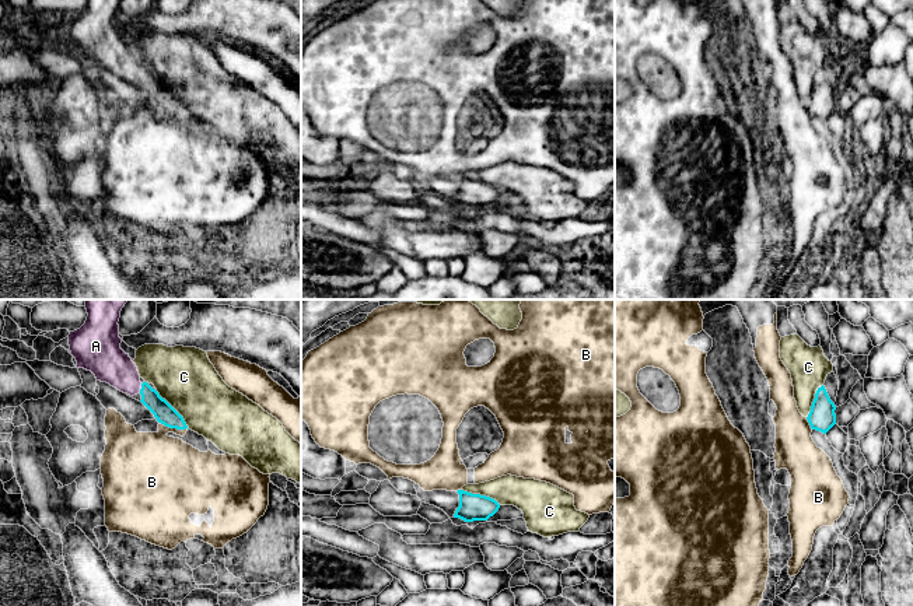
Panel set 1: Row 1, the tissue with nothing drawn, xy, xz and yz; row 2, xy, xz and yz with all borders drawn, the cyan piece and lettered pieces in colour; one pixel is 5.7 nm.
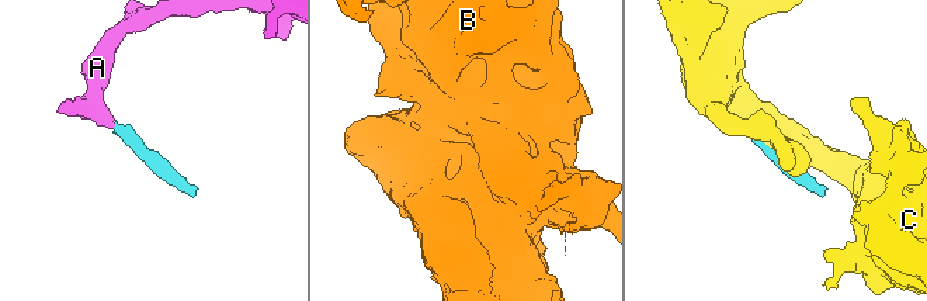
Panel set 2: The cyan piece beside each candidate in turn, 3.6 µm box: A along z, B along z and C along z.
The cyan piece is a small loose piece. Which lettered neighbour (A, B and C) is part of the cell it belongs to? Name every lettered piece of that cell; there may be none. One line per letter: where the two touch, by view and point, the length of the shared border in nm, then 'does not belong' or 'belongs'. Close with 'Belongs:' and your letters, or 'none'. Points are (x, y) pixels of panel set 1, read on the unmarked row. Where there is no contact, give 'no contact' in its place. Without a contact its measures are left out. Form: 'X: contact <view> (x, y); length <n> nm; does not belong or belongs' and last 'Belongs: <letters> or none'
A: contact xy (142, 74); length 50 nm; belongs
B: contact xy (174, 114); length 170 nm; does not belong
C: contact xy (175, 97); length 300 nm; does not belong
Belongs: A

